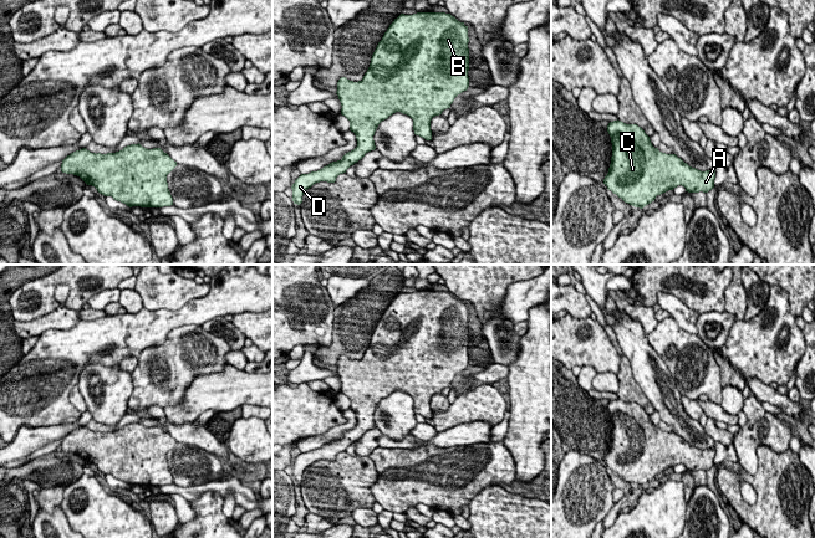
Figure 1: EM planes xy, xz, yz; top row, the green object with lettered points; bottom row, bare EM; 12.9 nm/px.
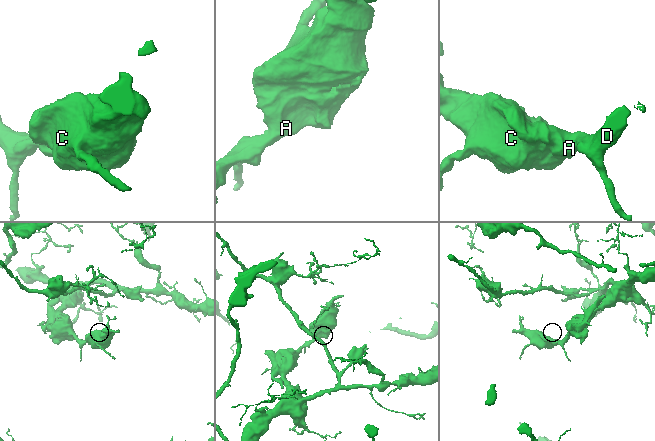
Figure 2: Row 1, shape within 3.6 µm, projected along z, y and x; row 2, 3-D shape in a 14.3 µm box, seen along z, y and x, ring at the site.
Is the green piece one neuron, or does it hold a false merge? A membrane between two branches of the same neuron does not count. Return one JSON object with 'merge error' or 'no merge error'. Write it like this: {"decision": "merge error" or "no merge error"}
{"decision": "no merge error"}

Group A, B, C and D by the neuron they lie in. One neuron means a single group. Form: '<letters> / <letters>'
A B C D

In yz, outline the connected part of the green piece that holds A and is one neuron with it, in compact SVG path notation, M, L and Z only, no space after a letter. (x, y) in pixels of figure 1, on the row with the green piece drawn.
M617 119L608 123L607 132L611 137L612 157L603 184L625 203L643 209L654 201L657 195L673 190L678 185L684 186L688 193L708 193L714 188L715 170L701 171L676 154L659 152L637 124L626 124Z

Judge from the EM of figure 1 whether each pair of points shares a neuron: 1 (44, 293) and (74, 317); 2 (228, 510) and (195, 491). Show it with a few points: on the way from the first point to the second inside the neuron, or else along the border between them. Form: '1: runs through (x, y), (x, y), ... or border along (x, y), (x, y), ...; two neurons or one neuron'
1: border along (77, 310), (59, 306), (34, 319); two neurons
2: border along (224, 498), (230, 495), (237, 505); two neurons

